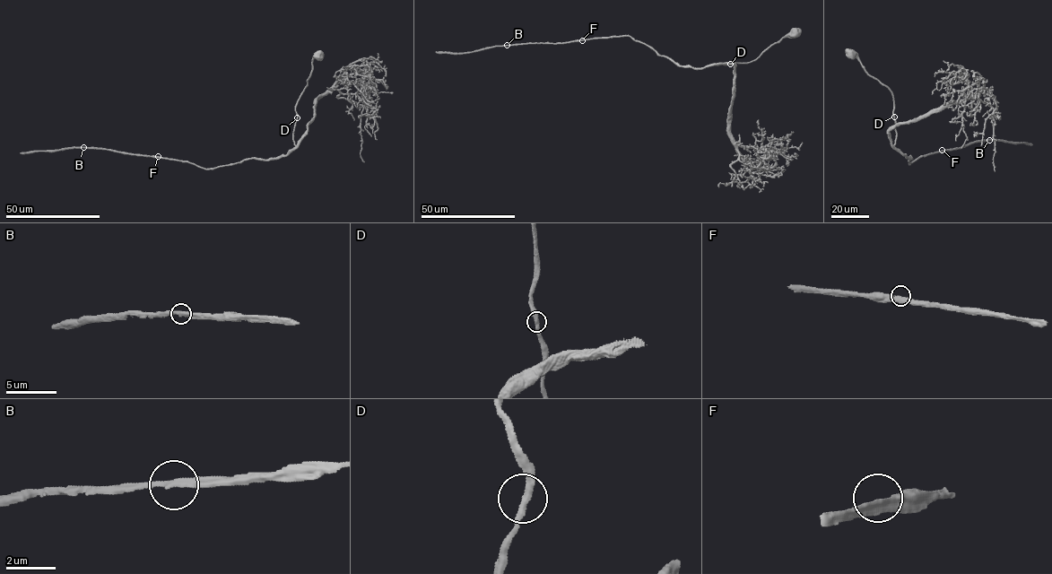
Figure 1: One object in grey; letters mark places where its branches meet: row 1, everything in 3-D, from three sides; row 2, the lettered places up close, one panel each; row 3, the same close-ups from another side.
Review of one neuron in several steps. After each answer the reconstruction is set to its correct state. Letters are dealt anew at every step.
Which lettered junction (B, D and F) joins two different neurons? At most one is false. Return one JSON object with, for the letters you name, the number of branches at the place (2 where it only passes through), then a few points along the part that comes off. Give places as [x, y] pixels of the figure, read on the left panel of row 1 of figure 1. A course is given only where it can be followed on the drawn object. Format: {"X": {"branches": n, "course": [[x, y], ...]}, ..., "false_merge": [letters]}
{"false_merge": []}

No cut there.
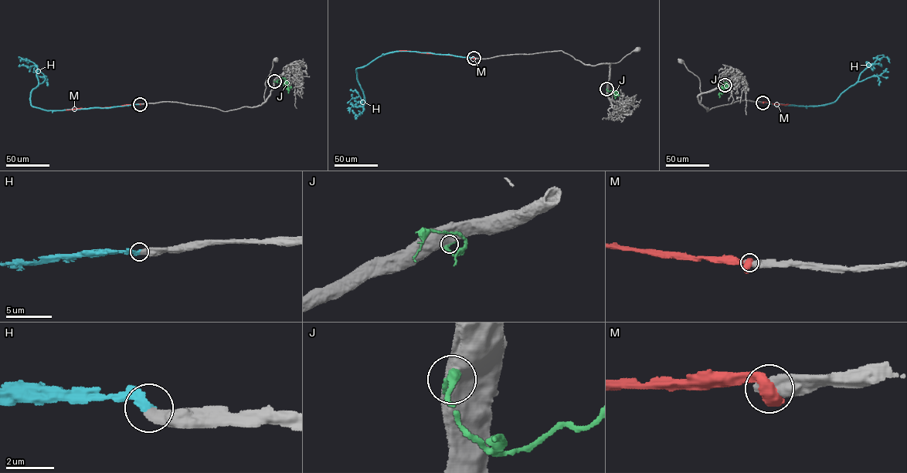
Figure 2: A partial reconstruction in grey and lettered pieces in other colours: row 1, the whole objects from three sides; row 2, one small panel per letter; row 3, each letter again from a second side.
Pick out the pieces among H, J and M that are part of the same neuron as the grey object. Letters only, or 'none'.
H

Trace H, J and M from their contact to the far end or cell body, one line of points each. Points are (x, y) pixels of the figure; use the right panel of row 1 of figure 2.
H: (762, 102), (798, 106), (829, 103), (854, 85), (859, 74), (876, 60), (886, 57), (890, 62)
J: (725, 85), (722, 83), (726, 82), (728, 86), (719, 93), (719, 97)
M: (762, 103), (795, 106)

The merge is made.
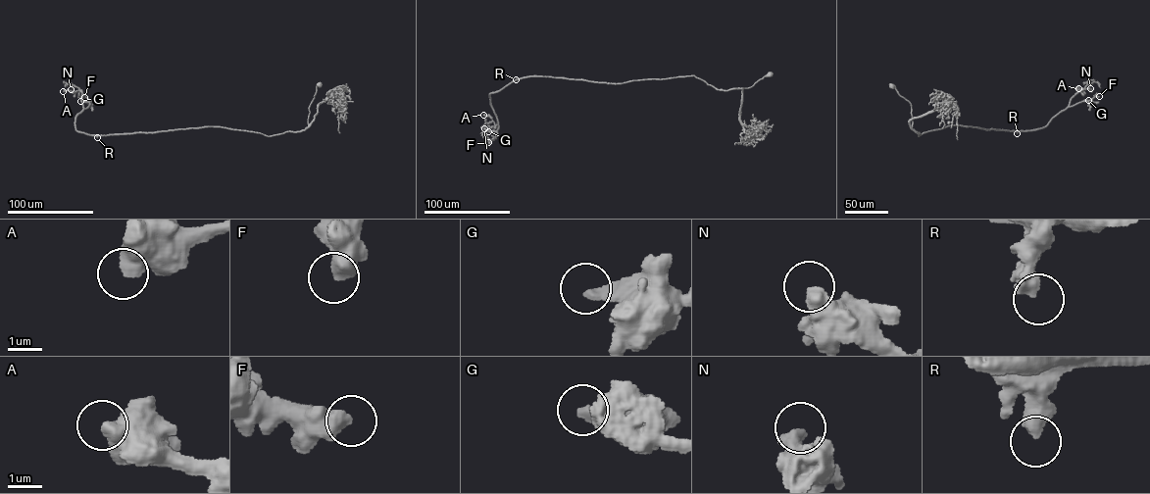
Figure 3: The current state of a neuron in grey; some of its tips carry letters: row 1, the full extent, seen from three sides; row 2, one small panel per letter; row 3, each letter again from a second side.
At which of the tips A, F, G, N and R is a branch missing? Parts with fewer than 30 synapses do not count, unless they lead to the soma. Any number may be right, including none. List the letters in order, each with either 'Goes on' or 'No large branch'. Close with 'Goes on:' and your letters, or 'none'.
A: No large branch
F: No large branch
G: No large branch
N: No large branch
R: No large branch
Goes on: none

